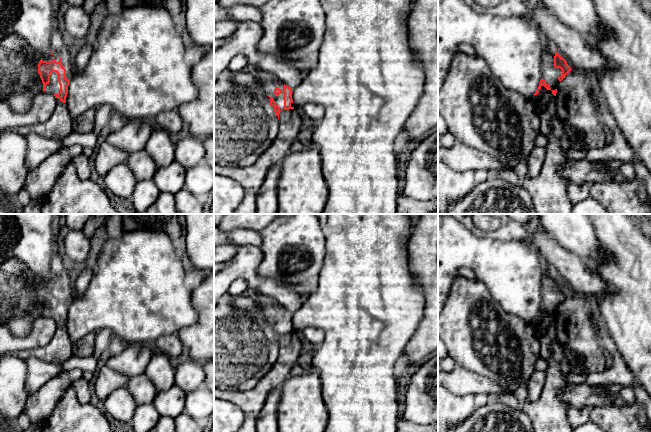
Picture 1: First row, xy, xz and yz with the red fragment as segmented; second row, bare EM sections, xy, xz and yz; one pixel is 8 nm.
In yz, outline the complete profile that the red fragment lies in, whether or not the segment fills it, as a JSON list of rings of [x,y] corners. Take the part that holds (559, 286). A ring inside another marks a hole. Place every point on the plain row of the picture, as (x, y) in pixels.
[[[550,269],[550,271],[543,274],[541,278],[542,302],[534,319],[537,319],[539,317],[538,314],[541,314],[541,311],[544,310],[556,320],[558,307],[562,305],[570,295],[571,291],[567,288],[566,284]]]

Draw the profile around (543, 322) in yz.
[[[541,310],[540,313],[538,313],[539,317],[535,319],[536,321],[536,336],[543,336],[546,331],[550,328],[552,322],[554,319],[552,318],[551,314],[547,314],[544,310]]]

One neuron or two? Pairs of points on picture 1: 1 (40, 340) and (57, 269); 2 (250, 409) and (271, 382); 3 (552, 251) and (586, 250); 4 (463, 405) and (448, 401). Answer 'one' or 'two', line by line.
1: two
2: one
3: two
4: one

